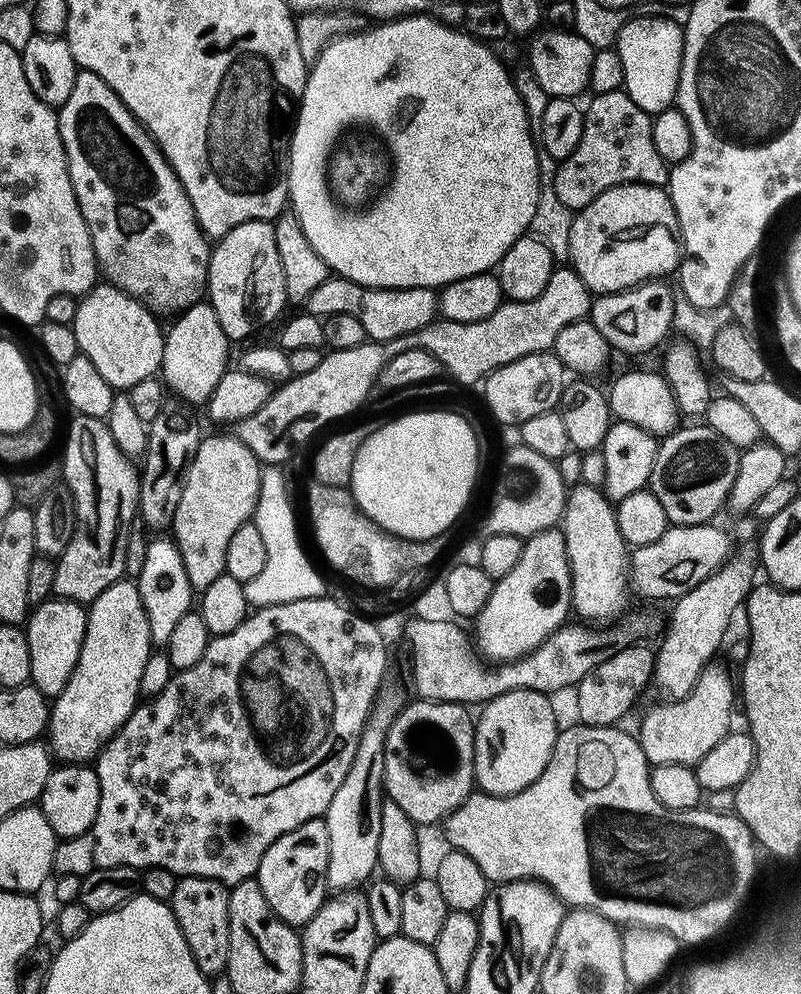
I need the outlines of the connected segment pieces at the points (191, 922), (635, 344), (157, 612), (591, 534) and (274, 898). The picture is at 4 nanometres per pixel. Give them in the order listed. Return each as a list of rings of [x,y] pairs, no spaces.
[[[181,876],[174,886],[174,894],[170,907],[178,926],[182,930],[182,938],[186,938],[186,946],[190,946],[190,954],[194,954],[194,962],[198,970],[209,978],[215,978],[228,967],[228,947],[230,946],[230,918],[228,917],[229,889],[217,880],[201,876]]]
[[[663,279],[648,280],[621,292],[605,292],[593,299],[590,319],[598,330],[602,330],[602,338],[606,338],[609,349],[648,352],[651,348],[659,349],[669,339],[668,332],[673,331],[675,298],[673,289],[664,284],[667,283]]]
[[[175,539],[156,540],[144,552],[144,561],[140,564],[140,577],[135,577],[142,606],[146,610],[146,622],[150,626],[150,638],[153,645],[167,646],[170,634],[176,629],[182,614],[193,611],[194,590],[190,578],[186,578],[186,566],[182,566],[182,554]]]
[[[586,483],[569,487],[562,517],[566,554],[572,571],[572,607],[581,621],[615,622],[625,615],[630,596],[630,548],[618,530],[613,501]]]
[[[323,819],[302,822],[302,826],[282,834],[282,838],[278,838],[270,850],[266,850],[255,879],[260,881],[262,894],[266,894],[266,902],[270,902],[270,910],[274,910],[282,922],[303,926],[314,918],[314,914],[318,914],[329,891],[329,854],[328,826]]]

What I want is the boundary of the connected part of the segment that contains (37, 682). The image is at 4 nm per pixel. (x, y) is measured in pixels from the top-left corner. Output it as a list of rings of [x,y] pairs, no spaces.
[[[49,598],[31,609],[26,621],[30,646],[30,681],[32,687],[49,698],[62,694],[74,666],[78,666],[78,654],[82,654],[82,642],[86,638],[88,609],[73,600]]]

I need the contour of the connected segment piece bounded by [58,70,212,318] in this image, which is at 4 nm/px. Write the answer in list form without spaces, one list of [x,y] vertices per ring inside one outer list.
[[[77,71],[74,90],[70,98],[58,109],[60,137],[68,159],[70,182],[86,218],[99,271],[106,275],[107,283],[114,284],[140,301],[157,317],[175,317],[190,306],[201,303],[208,291],[208,263],[212,257],[209,237],[205,236],[196,221],[194,206],[174,174],[162,150],[152,141],[152,136],[130,114],[130,110],[98,78],[98,74]]]

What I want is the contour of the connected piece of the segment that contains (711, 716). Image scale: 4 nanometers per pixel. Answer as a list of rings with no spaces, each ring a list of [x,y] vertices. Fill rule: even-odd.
[[[719,662],[705,666],[698,682],[683,700],[668,700],[656,704],[644,716],[638,739],[649,765],[687,764],[696,765],[722,738],[728,735],[732,724],[732,703],[738,700],[734,680]]]

